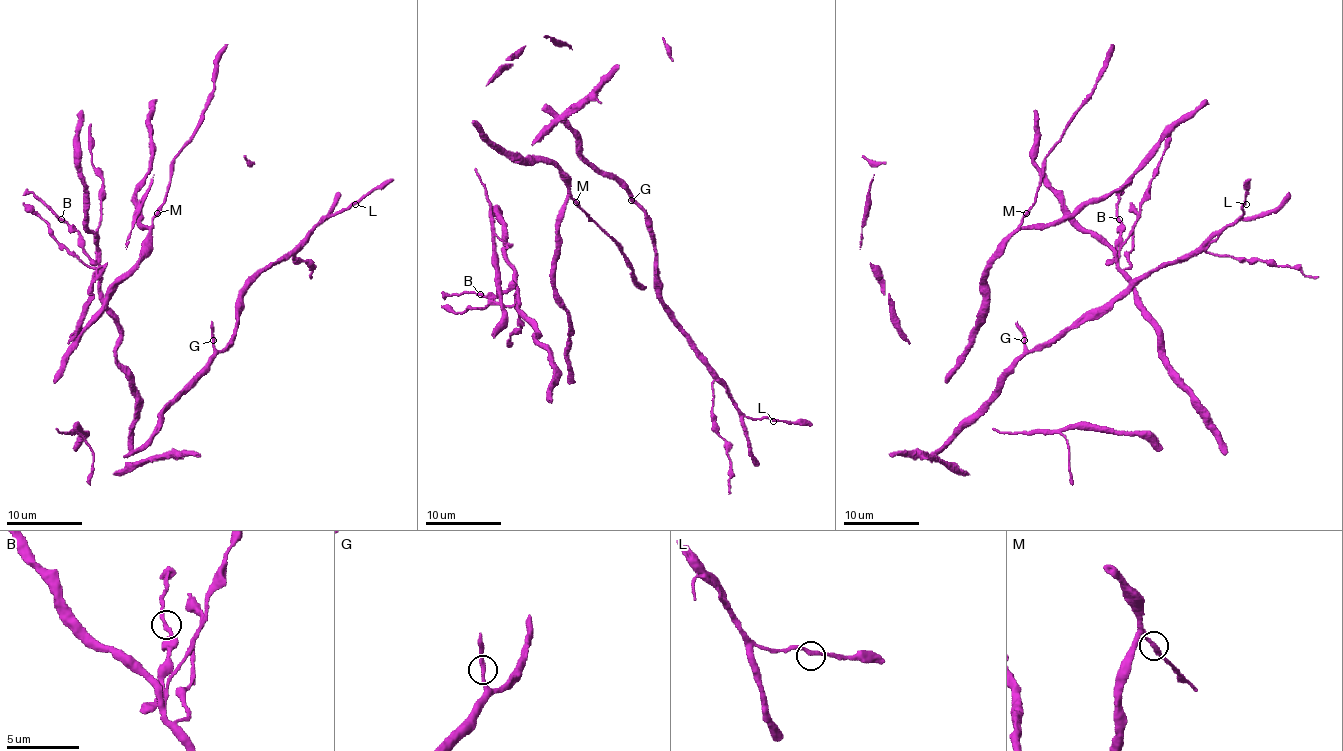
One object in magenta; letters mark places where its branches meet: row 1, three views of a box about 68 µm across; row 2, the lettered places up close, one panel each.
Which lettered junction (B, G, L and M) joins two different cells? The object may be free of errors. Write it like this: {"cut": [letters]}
{"cut": []}

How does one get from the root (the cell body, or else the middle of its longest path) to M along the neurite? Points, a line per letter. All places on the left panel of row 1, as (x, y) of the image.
M: (55, 382), (55, 373), (76, 342), (76, 335), (103, 304), (112, 287), (139, 261), (141, 244), (158, 213)

